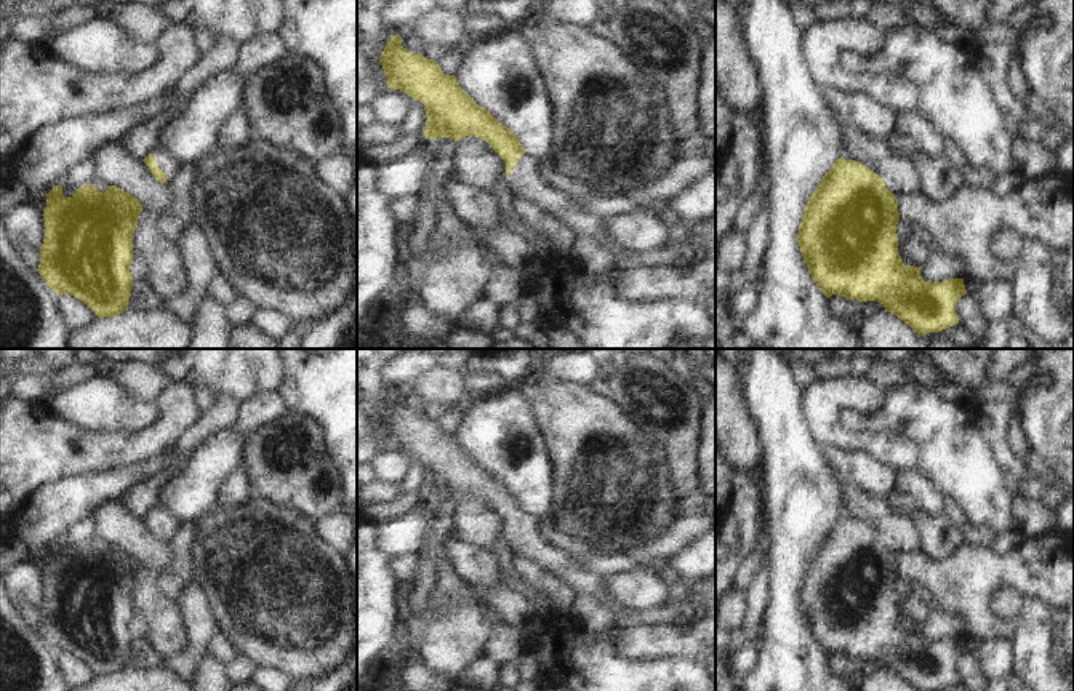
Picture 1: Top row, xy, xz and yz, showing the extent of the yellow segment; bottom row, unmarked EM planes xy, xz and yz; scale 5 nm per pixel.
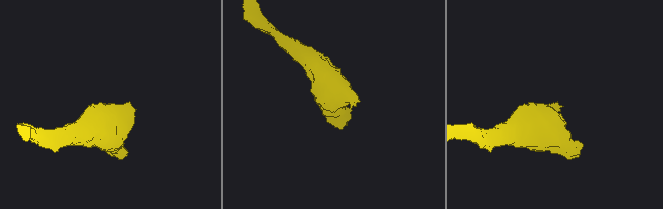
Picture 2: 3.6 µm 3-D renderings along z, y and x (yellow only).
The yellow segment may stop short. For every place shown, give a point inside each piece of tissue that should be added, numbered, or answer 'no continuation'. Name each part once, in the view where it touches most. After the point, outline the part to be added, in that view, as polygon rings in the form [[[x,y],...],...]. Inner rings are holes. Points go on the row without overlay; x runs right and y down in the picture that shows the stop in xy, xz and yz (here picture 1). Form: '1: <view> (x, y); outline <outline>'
1: xy (168, 522); outline [[[158,504],[152,509],[152,515],[157,518],[158,526],[166,533],[166,541],[170,541],[182,526],[182,520],[176,513]]]

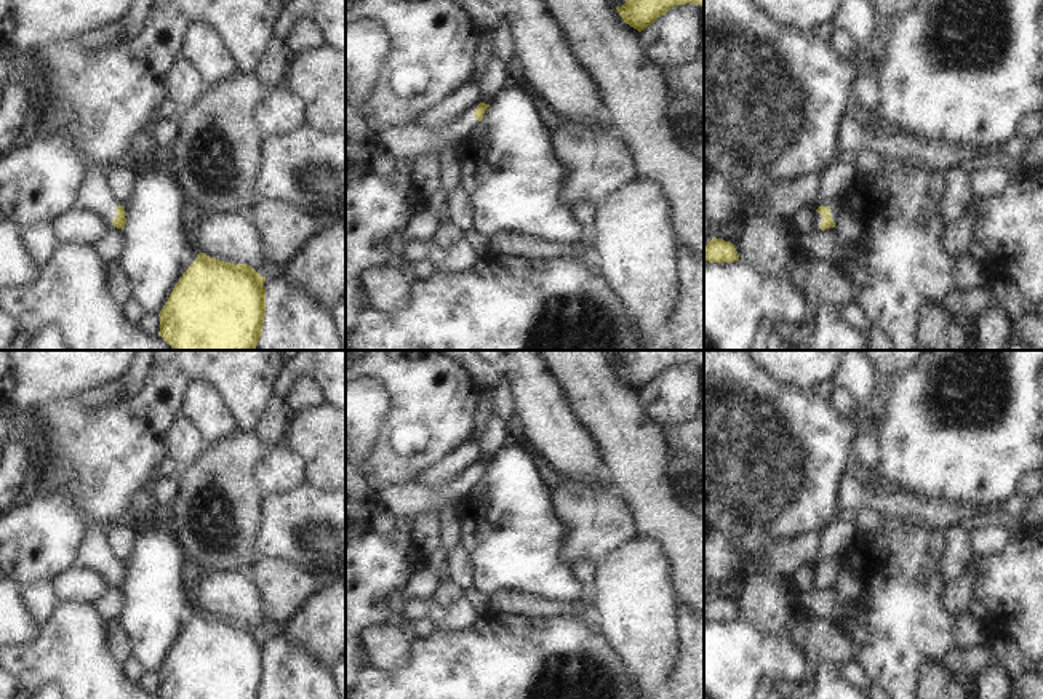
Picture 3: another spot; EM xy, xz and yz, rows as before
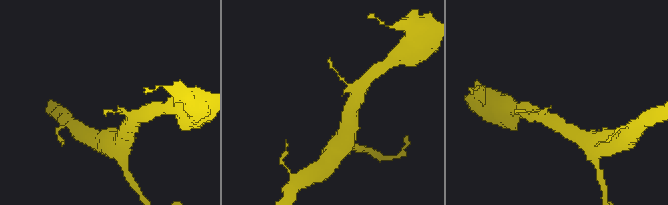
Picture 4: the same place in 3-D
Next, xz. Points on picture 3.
1: xz (410, 499); outline [[[461,475],[440,486],[426,483],[405,483],[381,491],[376,497],[394,513],[414,518],[430,510],[443,512],[446,507],[469,497],[478,485],[475,475]]]

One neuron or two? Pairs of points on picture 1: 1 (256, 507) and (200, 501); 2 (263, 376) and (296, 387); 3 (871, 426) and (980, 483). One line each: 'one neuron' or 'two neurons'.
1: two neurons
2: two neurons
3: one neuron

